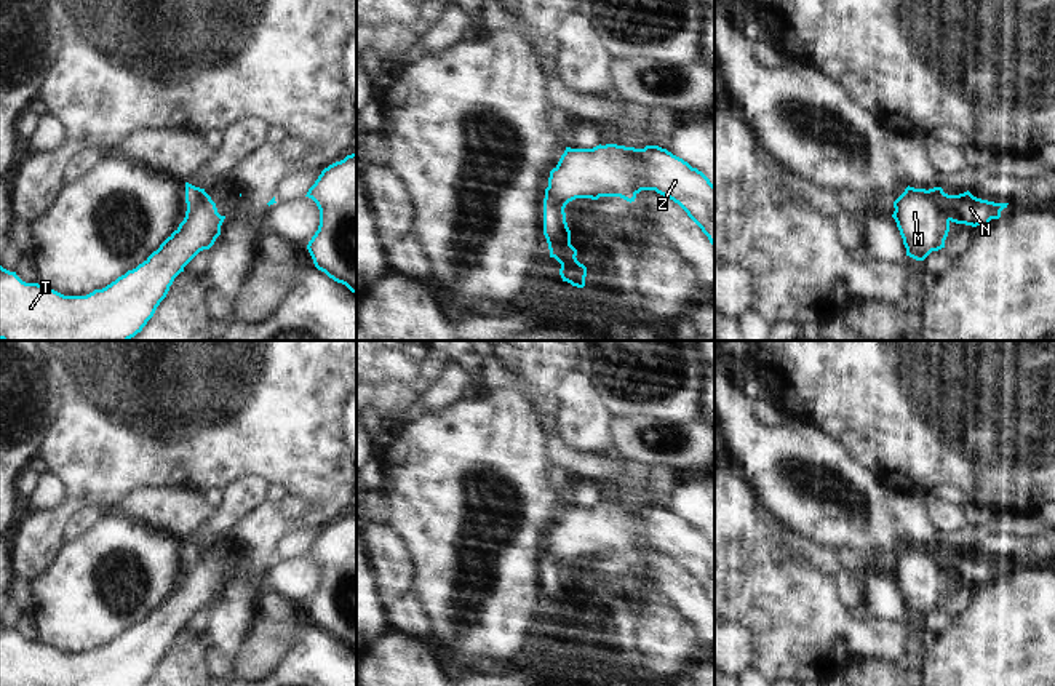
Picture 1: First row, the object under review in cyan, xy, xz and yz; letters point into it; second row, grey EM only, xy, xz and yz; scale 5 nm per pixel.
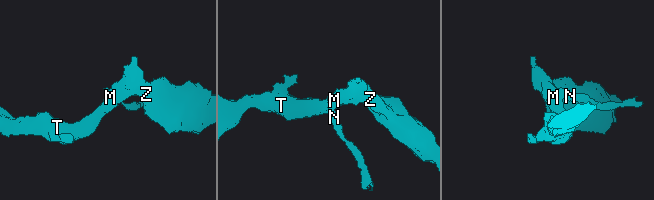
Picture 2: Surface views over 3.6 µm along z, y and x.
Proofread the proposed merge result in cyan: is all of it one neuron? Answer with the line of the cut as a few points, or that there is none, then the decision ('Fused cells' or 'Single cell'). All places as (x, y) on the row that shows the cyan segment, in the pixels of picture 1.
Split along yz (926, 191), (950, 219). Fused cells

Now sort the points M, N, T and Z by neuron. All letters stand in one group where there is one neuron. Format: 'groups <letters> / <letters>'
groups M T Z / N

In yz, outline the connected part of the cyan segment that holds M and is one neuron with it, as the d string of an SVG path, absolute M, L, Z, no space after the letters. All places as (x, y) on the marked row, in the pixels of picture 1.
M908 185L894 201L894 208L892 217L903 238L906 256L924 261L932 251L945 248L950 219L926 189Z

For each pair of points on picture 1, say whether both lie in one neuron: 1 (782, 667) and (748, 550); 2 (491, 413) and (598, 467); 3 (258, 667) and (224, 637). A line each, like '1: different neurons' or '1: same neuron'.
1: same neuron
2: different neurons
3: different neurons

